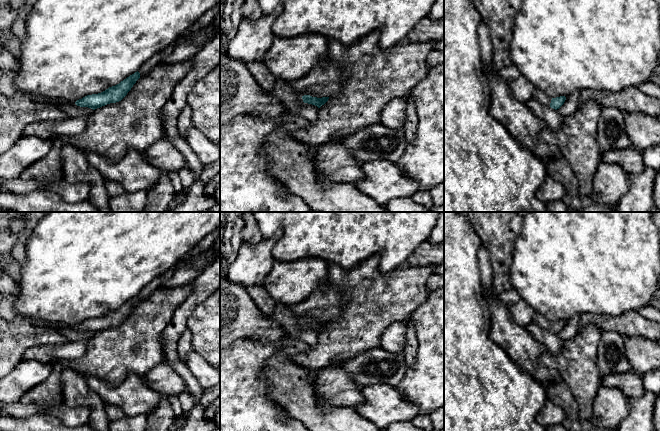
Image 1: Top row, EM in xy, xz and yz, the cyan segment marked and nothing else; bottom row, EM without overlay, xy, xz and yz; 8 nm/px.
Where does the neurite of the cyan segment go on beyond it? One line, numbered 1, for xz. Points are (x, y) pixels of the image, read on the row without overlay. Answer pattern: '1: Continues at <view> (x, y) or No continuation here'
1: No continuation here

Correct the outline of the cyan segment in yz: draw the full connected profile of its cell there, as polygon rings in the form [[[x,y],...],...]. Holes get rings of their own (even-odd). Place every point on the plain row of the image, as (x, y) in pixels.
[[[537,312],[534,313],[532,317],[532,322],[545,330],[550,330],[551,332],[555,334],[559,333],[566,324],[565,320],[550,322],[542,314]]]

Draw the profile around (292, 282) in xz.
[[[318,258],[275,261],[263,287],[278,302],[288,306],[298,304],[328,285],[328,265]]]

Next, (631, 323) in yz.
[[[628,311],[618,316],[581,315],[579,332],[589,323],[595,324],[601,332],[612,331],[621,336],[644,337],[653,341],[660,339],[660,324],[644,318],[637,311]]]

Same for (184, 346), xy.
[[[186,329],[180,335],[177,343],[177,352],[181,360],[185,361],[189,352],[193,350],[192,348],[192,337],[191,332]]]

